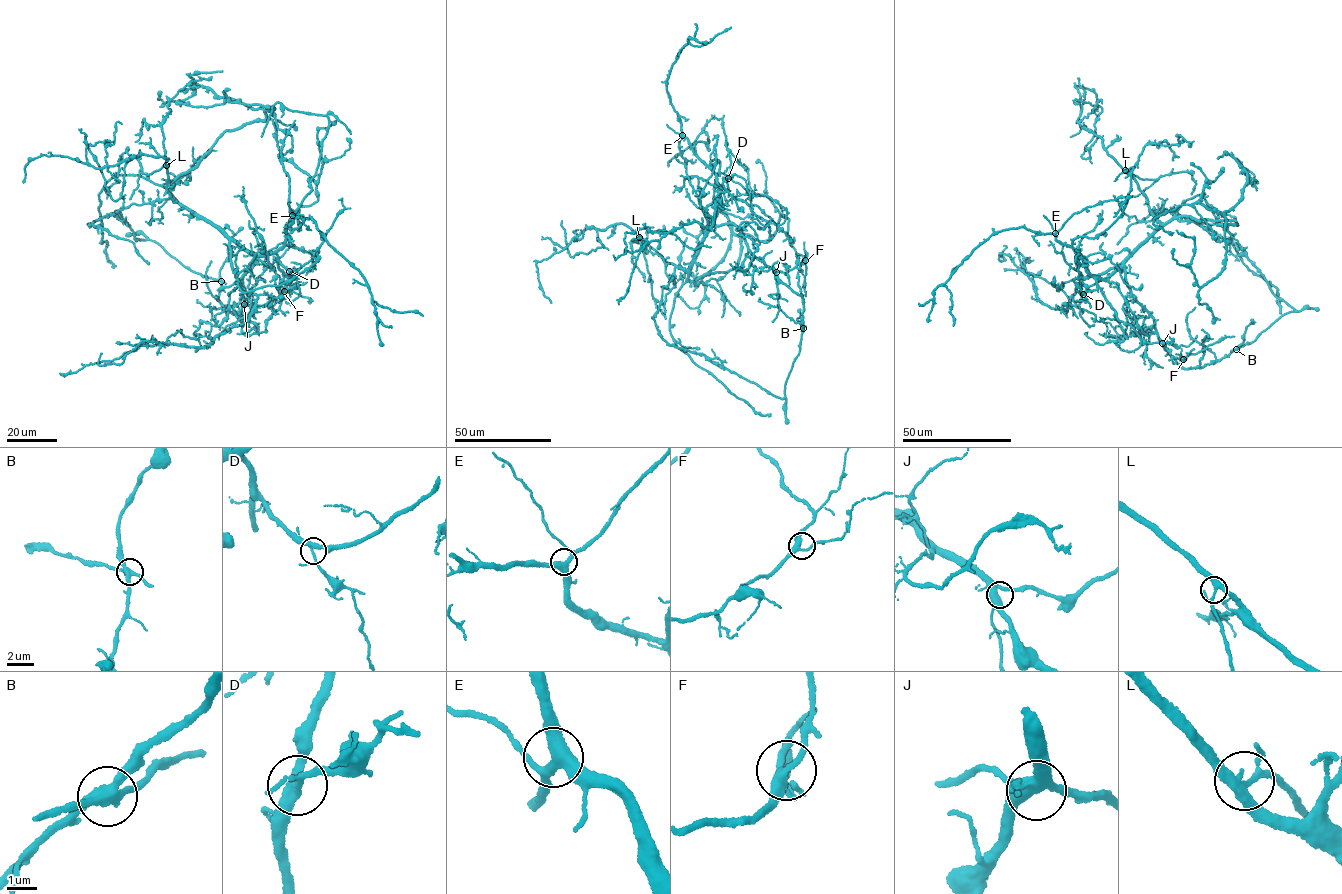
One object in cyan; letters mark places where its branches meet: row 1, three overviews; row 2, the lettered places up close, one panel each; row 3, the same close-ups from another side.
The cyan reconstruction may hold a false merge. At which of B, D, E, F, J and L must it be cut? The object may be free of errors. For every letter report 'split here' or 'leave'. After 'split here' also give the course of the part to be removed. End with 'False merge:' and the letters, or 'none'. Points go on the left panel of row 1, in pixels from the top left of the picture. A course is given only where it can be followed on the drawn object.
B: split here | (221, 280), (192, 271), (150, 239), (134, 238), (129, 225), (116, 212), (89, 224), (132, 242), (149, 264)
D: leave
E: leave
F: leave
J: leave
L: leave
False merge: B

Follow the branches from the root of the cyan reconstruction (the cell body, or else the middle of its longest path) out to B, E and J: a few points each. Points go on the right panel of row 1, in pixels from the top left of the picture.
B: (1155, 324), (1165, 350), (1185, 368), (1204, 366), (1236, 349)
E: (1155, 324), (1131, 292), (1123, 268), (1098, 279), (1055, 233)
J: (1155, 324), (1162, 343)

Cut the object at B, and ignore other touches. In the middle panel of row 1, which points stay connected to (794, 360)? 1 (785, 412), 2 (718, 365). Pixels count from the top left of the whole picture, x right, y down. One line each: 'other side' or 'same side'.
1: same side
2: same side

